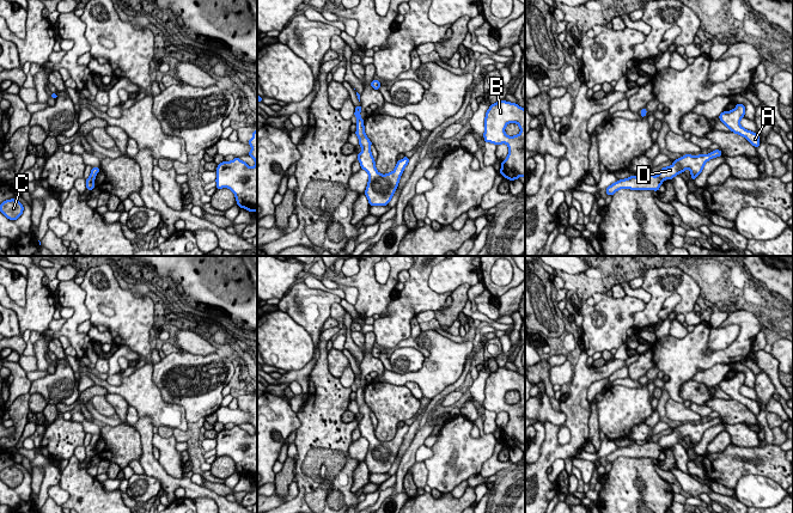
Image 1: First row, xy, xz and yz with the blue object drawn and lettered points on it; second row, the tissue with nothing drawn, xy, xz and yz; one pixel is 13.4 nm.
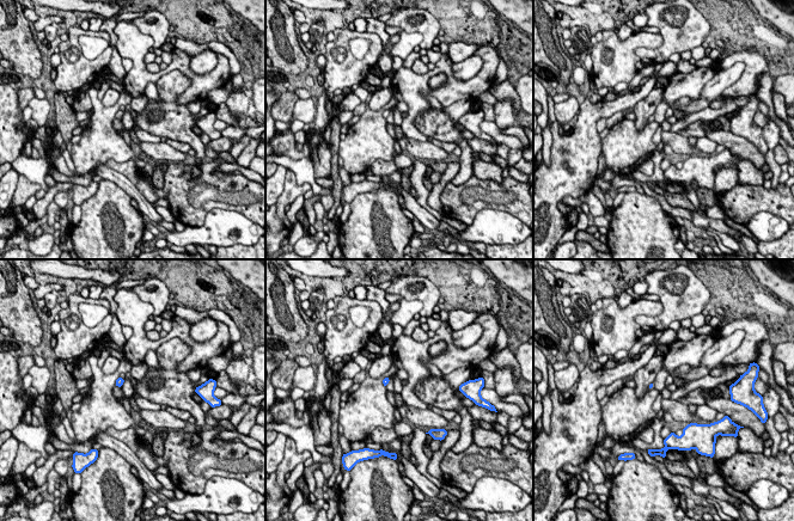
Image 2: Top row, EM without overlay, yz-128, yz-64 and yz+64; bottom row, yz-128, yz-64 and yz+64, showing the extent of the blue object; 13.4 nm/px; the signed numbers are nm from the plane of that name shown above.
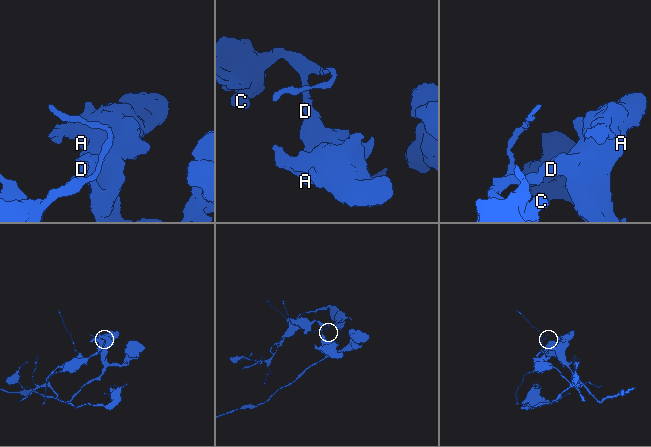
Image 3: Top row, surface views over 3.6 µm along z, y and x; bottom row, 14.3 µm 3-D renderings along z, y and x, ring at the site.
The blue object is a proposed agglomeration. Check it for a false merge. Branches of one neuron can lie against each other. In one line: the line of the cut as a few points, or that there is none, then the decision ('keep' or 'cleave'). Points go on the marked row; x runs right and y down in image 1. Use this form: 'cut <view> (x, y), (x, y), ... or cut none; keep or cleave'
cut yz (657, 176), (662, 181); cleave

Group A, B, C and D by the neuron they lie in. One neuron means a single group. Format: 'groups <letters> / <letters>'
groups A B D / C

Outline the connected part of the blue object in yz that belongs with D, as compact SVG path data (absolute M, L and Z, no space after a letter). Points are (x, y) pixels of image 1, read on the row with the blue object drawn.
M720 149L712 151L709 154L699 154L699 155L691 155L685 154L676 160L673 160L673 164L671 166L663 167L658 177L661 181L670 179L678 173L683 173L687 169L690 170L691 179L694 181L703 170L704 164L716 157L720 157L722 153Z

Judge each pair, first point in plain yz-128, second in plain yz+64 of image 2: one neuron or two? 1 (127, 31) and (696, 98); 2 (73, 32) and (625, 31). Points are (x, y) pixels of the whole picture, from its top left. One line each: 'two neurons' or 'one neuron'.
1: one neuron
2: two neurons

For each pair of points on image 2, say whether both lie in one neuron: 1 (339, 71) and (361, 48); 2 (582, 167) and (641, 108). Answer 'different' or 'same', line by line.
1: different
2: different

